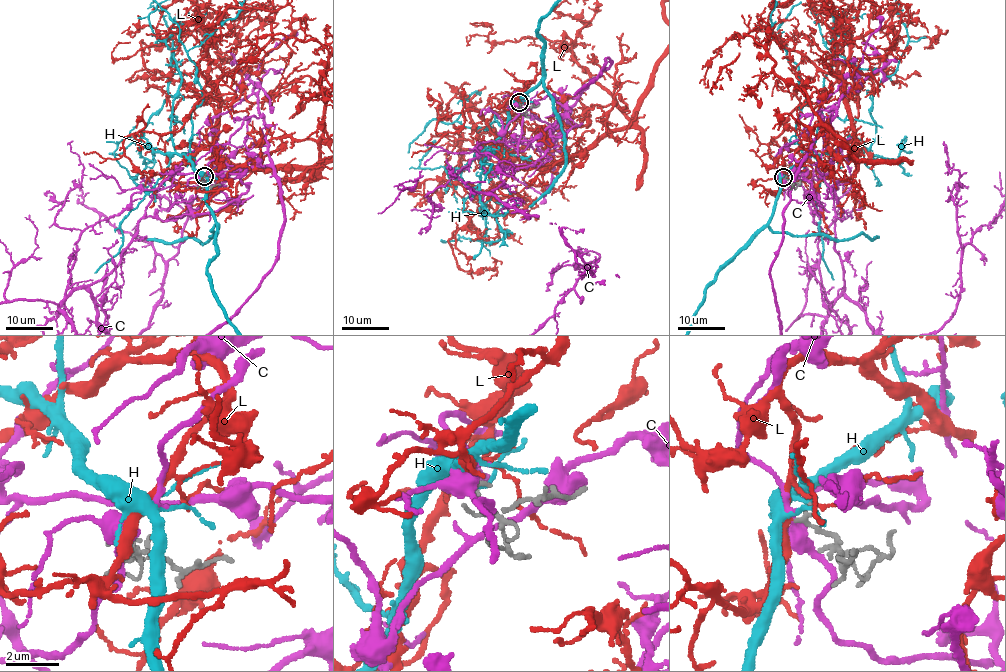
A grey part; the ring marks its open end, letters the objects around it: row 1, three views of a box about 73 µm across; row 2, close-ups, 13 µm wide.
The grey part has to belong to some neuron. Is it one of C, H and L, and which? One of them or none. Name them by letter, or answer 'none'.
L

